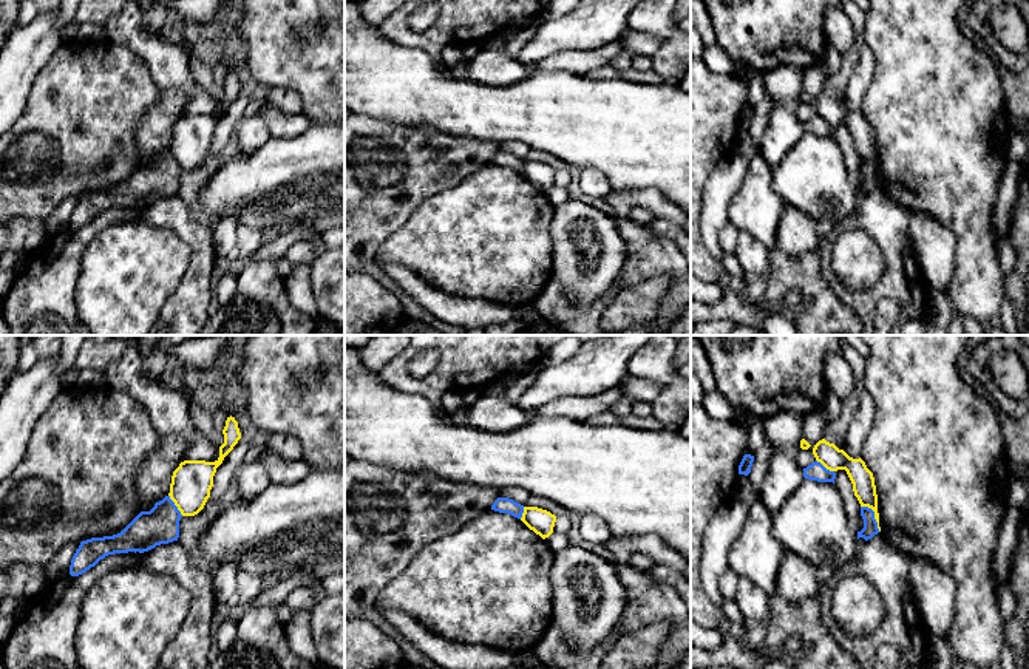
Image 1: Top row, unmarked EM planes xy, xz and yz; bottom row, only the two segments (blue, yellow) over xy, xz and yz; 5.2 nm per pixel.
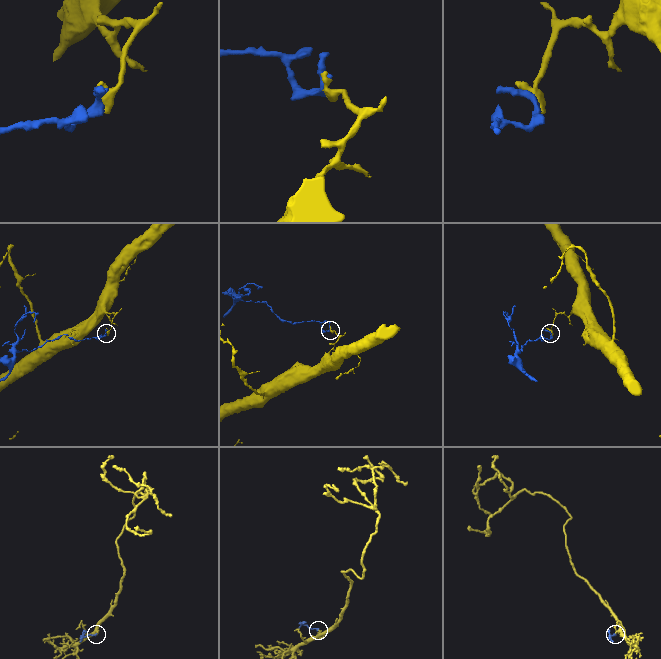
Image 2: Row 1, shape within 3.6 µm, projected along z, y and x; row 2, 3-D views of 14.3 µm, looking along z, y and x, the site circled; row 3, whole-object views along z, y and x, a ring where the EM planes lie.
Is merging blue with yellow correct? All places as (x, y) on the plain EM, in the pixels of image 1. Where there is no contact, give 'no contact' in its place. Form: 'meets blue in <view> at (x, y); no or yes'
meets blue in yz at (873, 169); no

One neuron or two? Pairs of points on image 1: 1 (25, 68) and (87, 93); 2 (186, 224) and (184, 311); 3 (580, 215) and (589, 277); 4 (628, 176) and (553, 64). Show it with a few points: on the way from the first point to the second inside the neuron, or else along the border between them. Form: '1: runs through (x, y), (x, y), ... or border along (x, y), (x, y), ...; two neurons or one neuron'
1: border along (61, 45), (36, 76), (23, 107); two neurons
2: runs through (200, 246), (200, 272), (195, 289); one neuron
3: runs through (580, 230), (587, 249), (587, 261); one neuron
4: border along (532, 67), (586, 76); two neurons

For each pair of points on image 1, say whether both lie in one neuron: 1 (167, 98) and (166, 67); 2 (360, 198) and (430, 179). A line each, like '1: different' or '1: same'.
1: different
2: same

